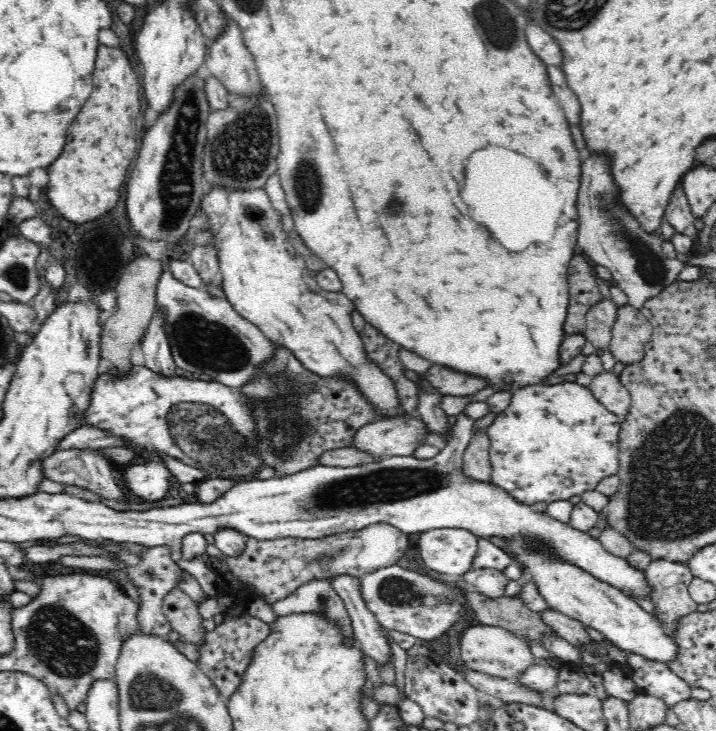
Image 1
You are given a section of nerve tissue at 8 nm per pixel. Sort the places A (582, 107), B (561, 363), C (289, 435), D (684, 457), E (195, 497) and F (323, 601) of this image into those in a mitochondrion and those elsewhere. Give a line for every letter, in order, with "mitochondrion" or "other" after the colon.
A: other
B: other
C: mitochondrion
D: mitochondrion
E: other
F: mitochondrion

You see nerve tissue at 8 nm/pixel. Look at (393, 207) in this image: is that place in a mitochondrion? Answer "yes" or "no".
yes

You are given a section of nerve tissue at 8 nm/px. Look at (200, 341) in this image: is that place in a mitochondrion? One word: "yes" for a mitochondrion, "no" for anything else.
yes

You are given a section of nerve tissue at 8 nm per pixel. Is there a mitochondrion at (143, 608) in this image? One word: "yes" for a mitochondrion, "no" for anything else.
no

